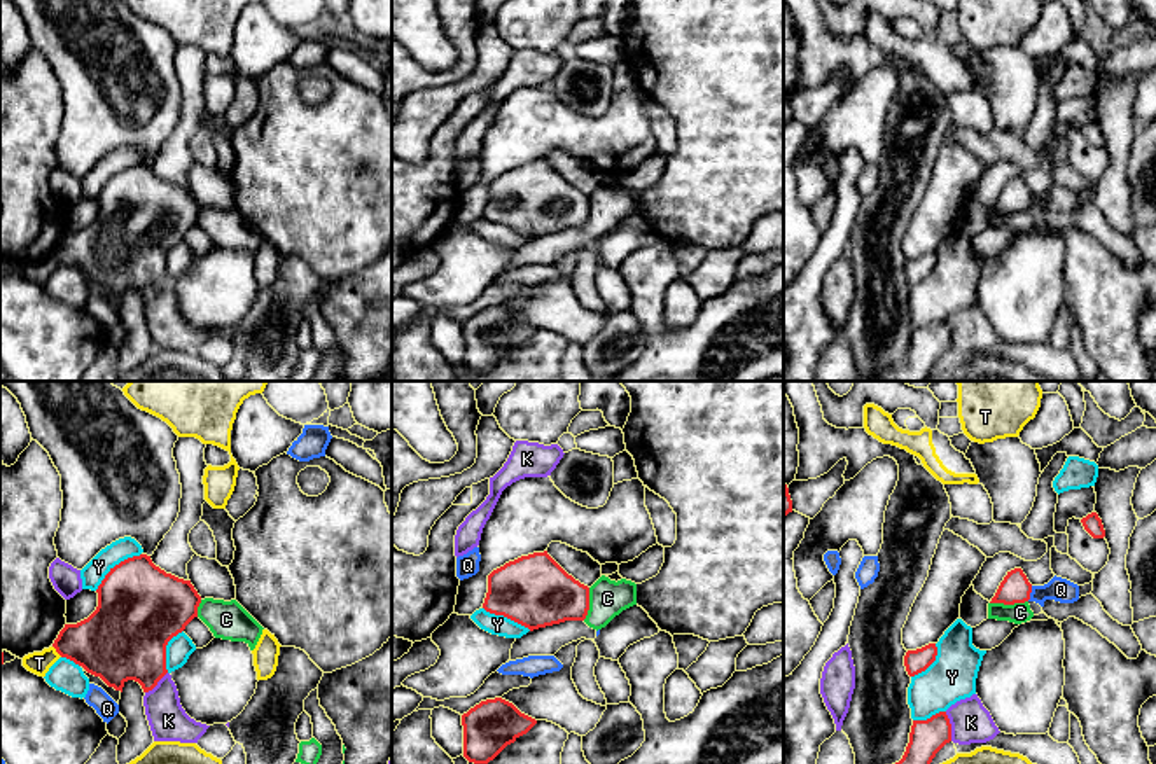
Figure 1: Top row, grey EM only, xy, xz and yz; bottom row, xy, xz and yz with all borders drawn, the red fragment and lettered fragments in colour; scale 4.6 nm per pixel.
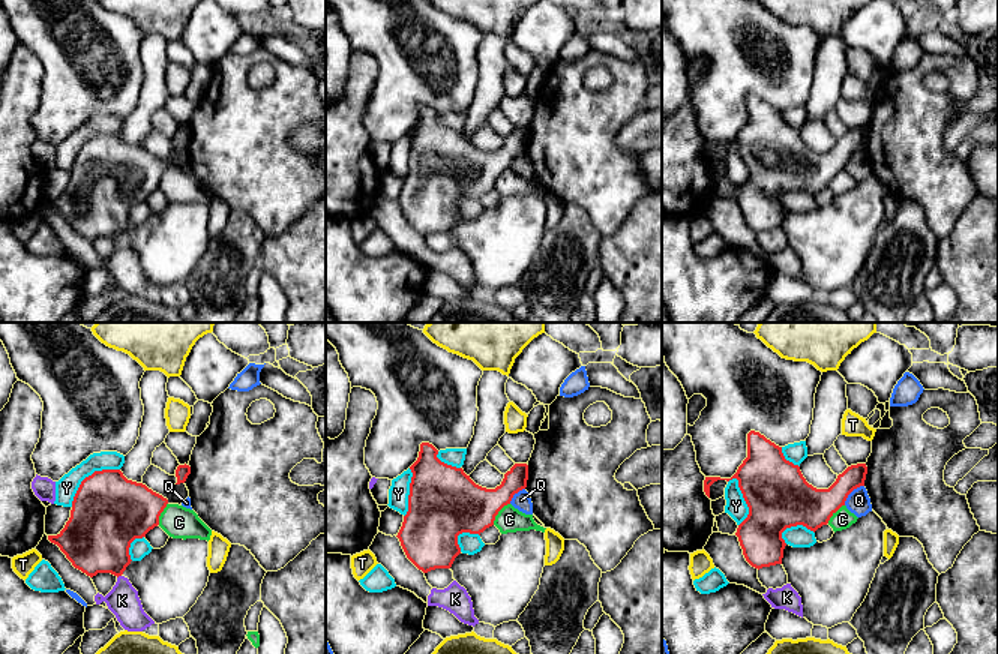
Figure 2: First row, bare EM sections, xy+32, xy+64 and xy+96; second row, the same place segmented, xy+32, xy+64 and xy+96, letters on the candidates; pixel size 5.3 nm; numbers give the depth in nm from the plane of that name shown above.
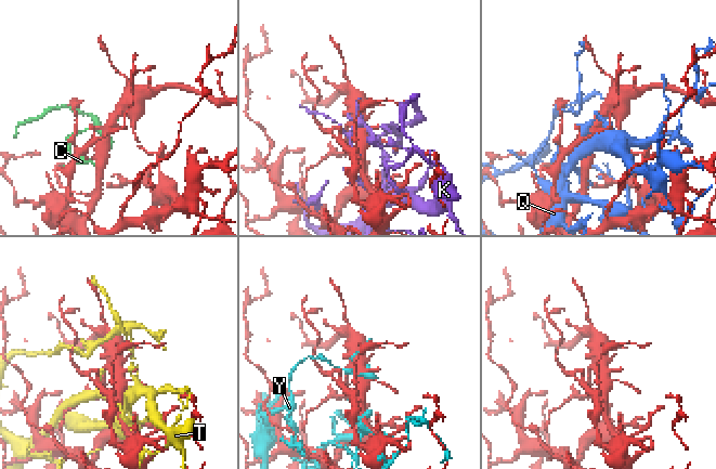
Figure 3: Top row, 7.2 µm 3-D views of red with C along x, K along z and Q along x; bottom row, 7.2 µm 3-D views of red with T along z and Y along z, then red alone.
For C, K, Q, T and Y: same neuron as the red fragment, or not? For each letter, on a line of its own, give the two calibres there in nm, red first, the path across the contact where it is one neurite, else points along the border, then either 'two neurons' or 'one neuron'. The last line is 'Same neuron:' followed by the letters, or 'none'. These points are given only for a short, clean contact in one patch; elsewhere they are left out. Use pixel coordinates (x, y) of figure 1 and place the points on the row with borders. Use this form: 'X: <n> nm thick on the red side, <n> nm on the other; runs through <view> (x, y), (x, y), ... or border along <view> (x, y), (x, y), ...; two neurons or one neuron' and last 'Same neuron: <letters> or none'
C: 140 nm thick on the red side, 100 nm on the other; border along yz (1027, 600), (990, 604); two neurons
K: 160 nm thick on the red side, 190 nm on the other; two neurons
Q: 140 nm thick on the red side, 110 nm on the other; two neurons
T: 320 nm thick on the red side, 110 nm on the other; two neurons
Y: 400 nm thick on the red side, 100 nm on the other; two neurons
Same neuron: none

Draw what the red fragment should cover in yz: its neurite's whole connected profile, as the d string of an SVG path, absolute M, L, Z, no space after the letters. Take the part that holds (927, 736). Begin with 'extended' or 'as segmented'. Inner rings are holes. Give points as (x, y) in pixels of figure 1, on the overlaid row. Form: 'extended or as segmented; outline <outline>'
as segmented; outline M946 712L927 720L913 720L909 743L895 764L930 764L936 754L951 741L951 724Z

